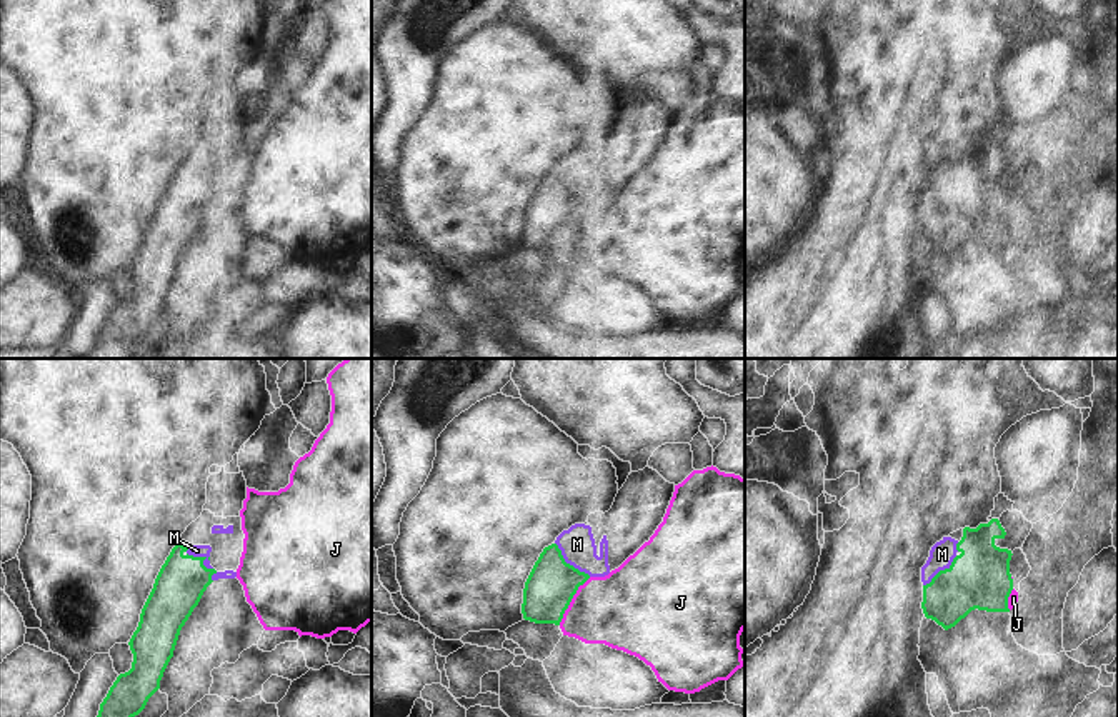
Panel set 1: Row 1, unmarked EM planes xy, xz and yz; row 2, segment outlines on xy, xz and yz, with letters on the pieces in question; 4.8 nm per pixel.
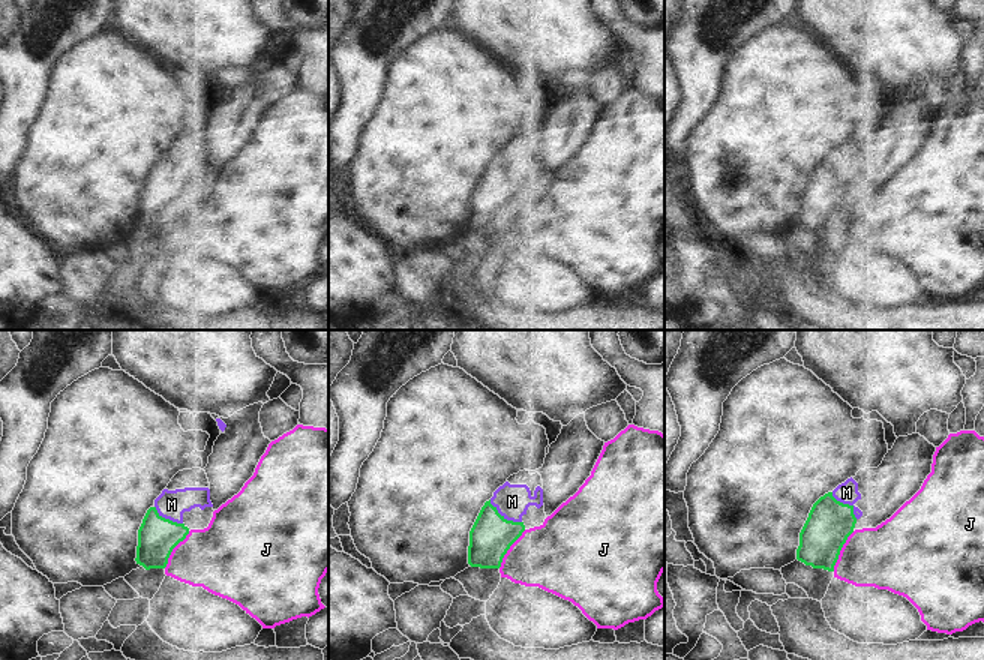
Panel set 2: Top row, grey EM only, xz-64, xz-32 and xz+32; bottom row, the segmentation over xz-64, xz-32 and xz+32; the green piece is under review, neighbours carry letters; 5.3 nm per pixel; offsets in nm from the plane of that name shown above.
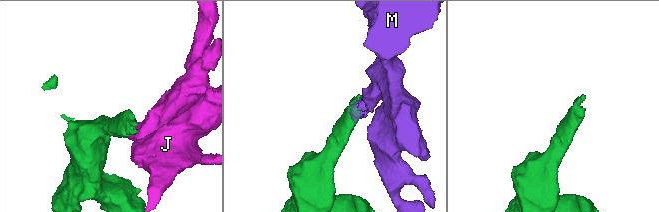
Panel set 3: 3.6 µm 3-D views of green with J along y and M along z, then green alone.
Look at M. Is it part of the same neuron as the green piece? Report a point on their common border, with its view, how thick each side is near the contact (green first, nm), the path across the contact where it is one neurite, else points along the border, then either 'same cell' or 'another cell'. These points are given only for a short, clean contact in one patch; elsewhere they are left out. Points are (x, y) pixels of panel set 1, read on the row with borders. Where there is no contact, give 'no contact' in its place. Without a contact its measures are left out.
meets green in xy at (202, 557); 240 nm thick on the green side, 60 nm on the other; runs through xy (182, 579), (202, 557), (197, 551); same cell

